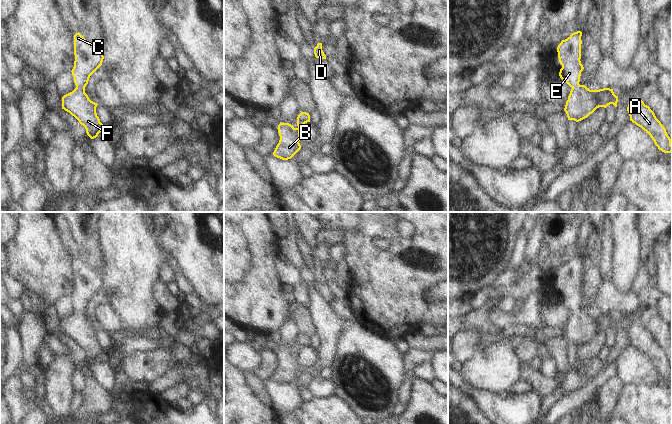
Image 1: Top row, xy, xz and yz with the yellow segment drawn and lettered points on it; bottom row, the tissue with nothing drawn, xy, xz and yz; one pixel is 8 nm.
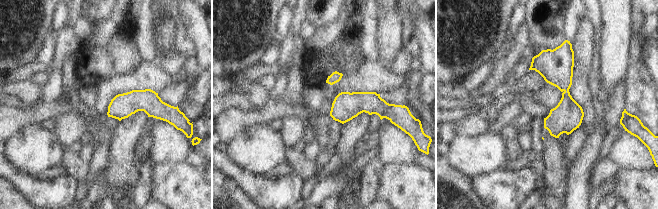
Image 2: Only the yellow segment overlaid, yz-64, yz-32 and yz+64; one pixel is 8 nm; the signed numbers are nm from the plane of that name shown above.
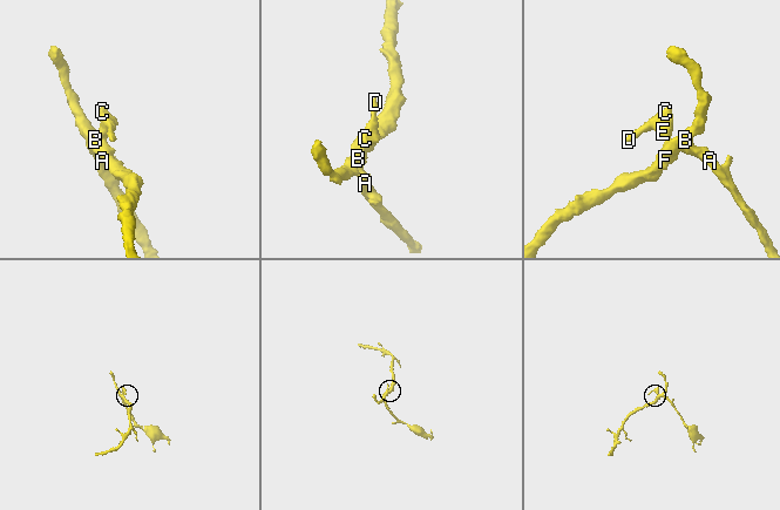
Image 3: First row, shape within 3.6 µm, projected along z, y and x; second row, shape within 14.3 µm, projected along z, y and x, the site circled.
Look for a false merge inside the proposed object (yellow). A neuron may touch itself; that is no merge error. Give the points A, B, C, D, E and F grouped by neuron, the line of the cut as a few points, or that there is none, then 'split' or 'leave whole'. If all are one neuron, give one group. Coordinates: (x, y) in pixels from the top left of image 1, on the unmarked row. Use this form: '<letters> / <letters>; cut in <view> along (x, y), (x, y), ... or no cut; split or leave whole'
A B C D E F; no cut; leave whole

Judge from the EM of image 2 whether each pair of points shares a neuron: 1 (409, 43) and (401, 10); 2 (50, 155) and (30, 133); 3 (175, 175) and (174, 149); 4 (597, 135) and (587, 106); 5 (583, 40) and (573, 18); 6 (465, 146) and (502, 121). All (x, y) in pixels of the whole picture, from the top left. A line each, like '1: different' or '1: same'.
1: same
2: same
3: different
4: different
5: different
6: same

